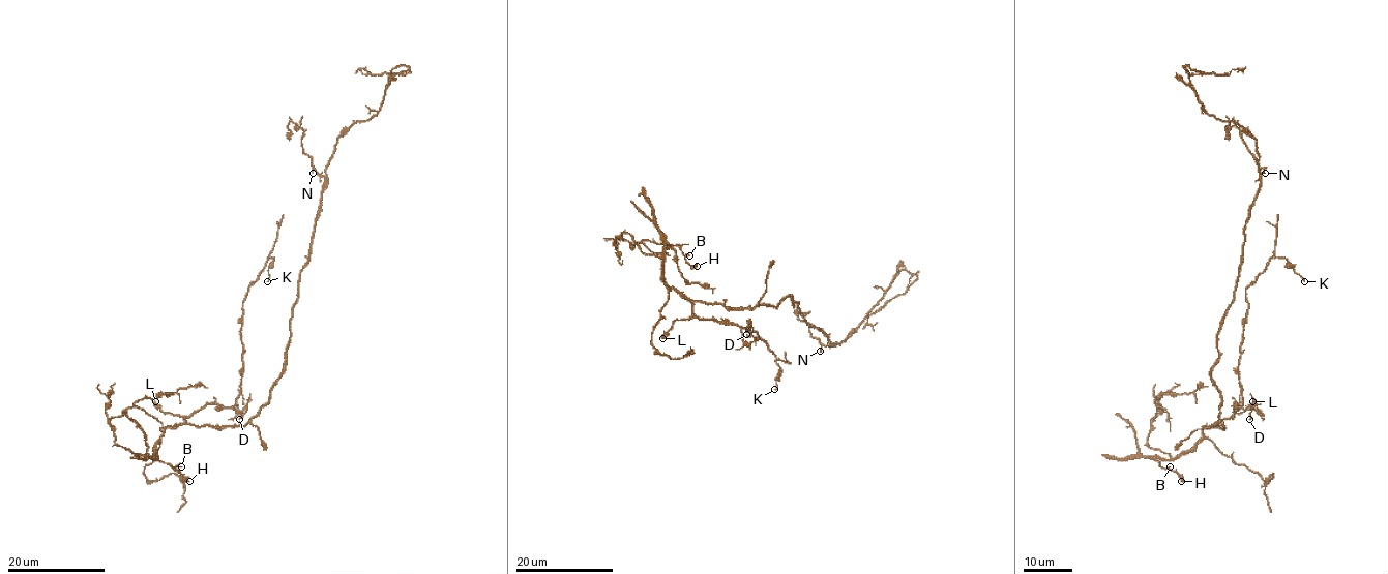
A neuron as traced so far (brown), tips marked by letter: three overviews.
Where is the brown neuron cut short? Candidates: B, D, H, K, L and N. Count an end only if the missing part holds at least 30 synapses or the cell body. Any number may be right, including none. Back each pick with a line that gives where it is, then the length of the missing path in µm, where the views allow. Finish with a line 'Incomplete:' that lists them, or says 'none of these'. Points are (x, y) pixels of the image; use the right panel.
Incomplete: none of these

